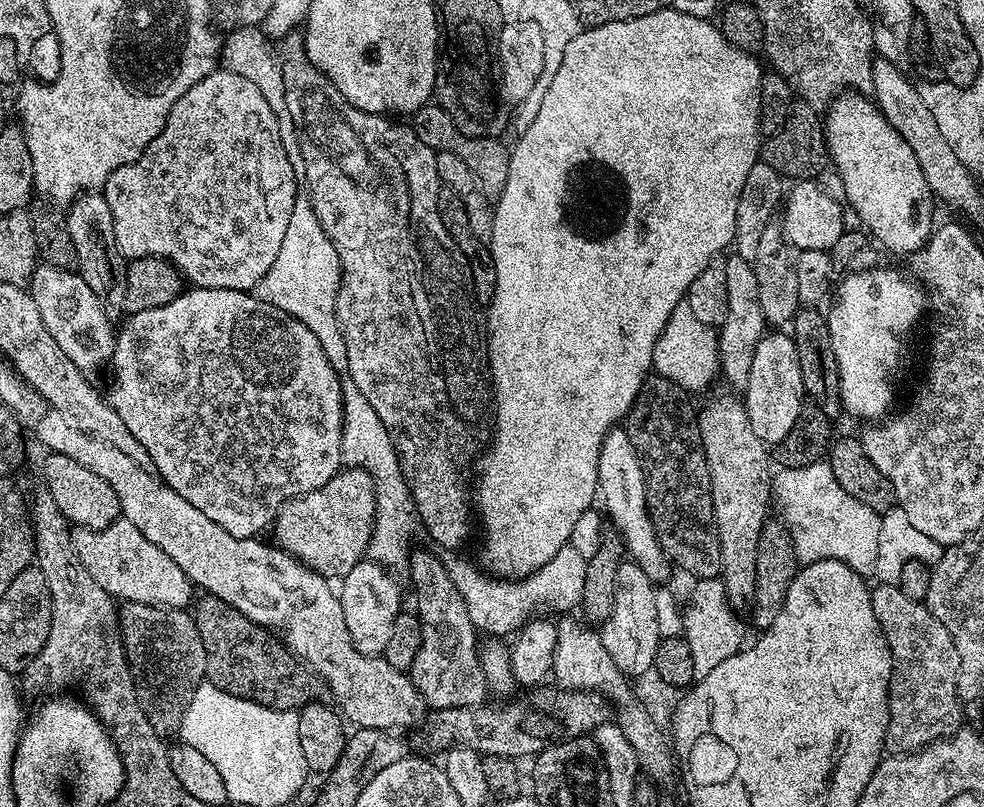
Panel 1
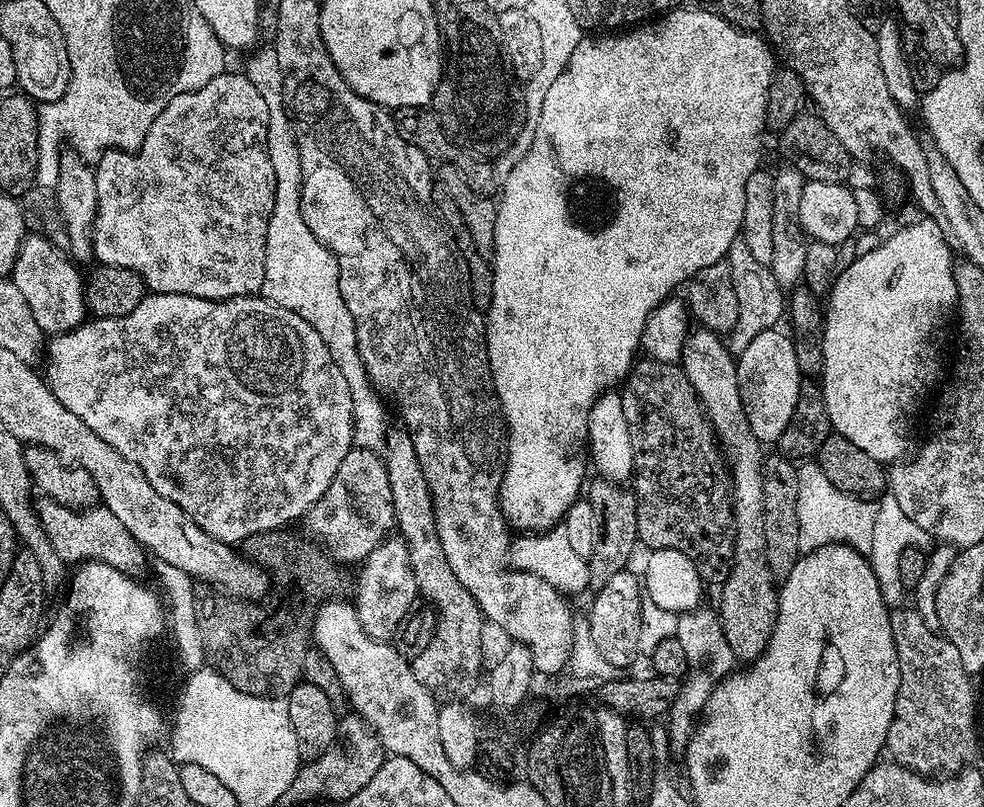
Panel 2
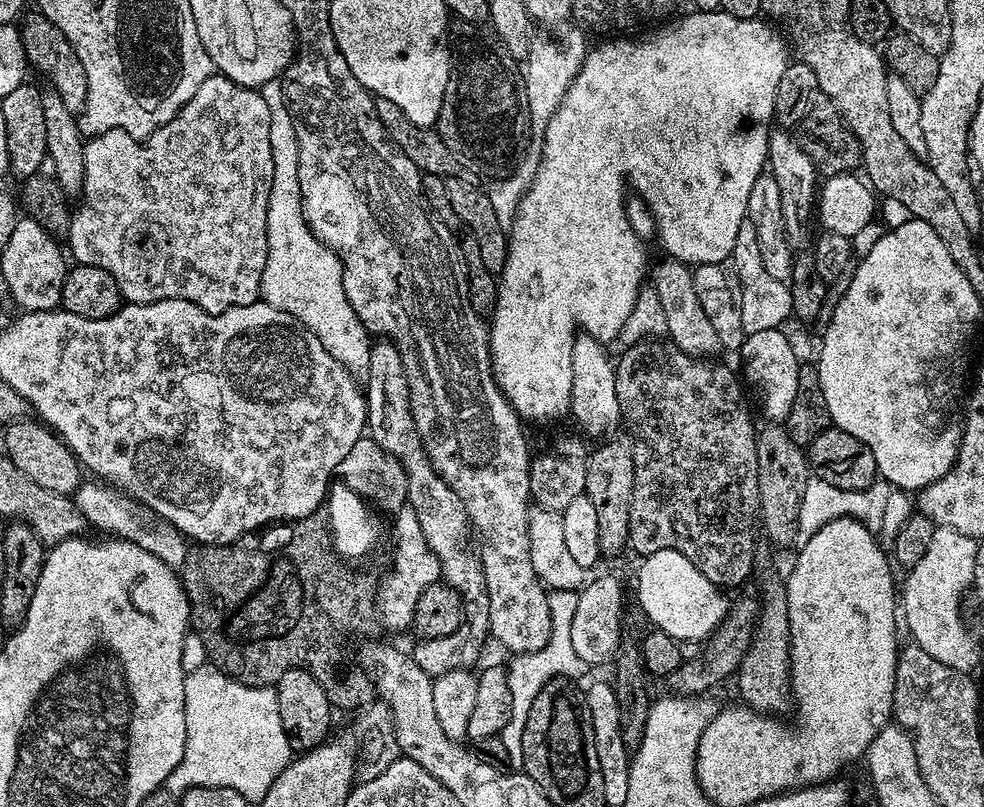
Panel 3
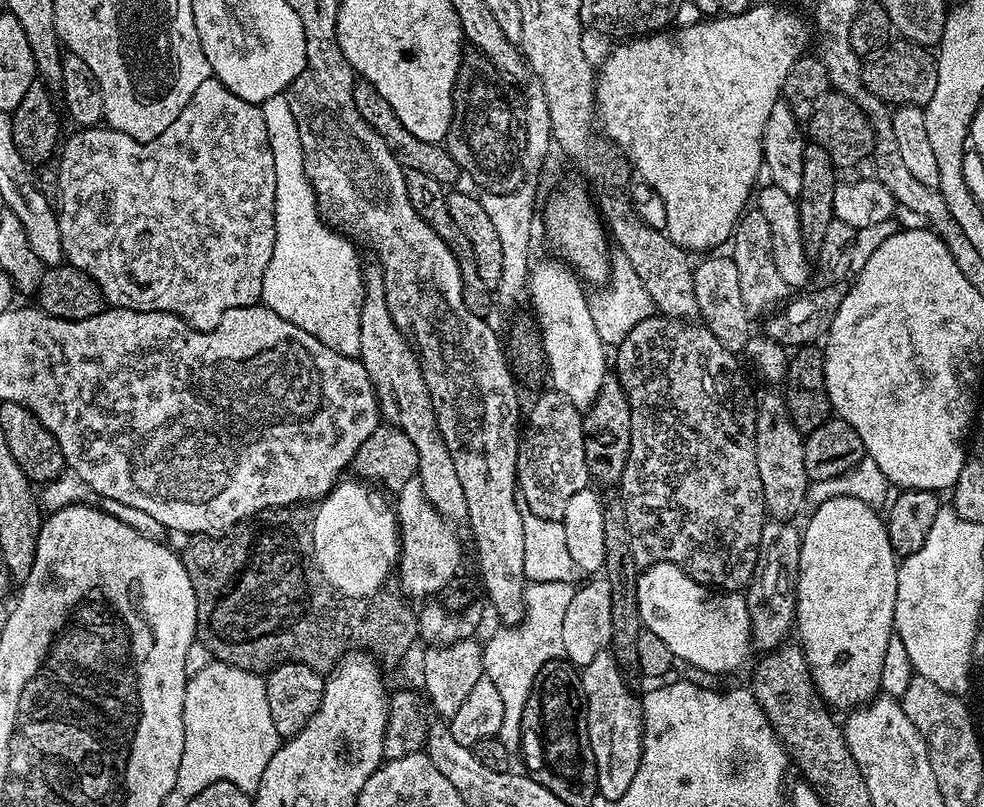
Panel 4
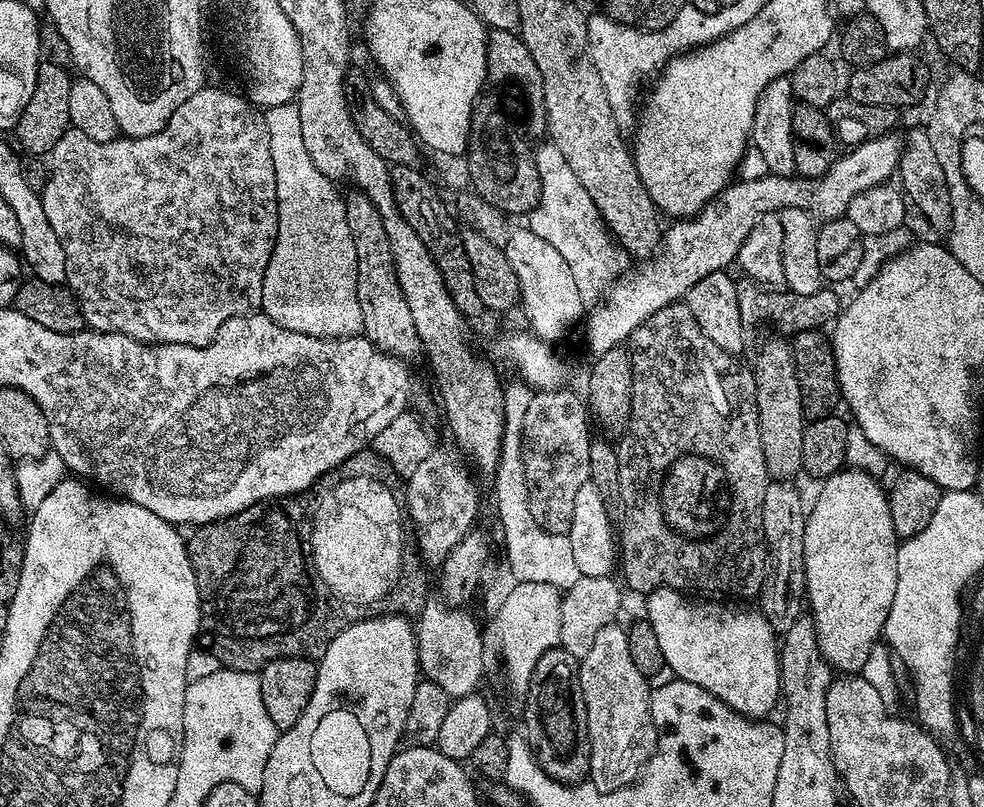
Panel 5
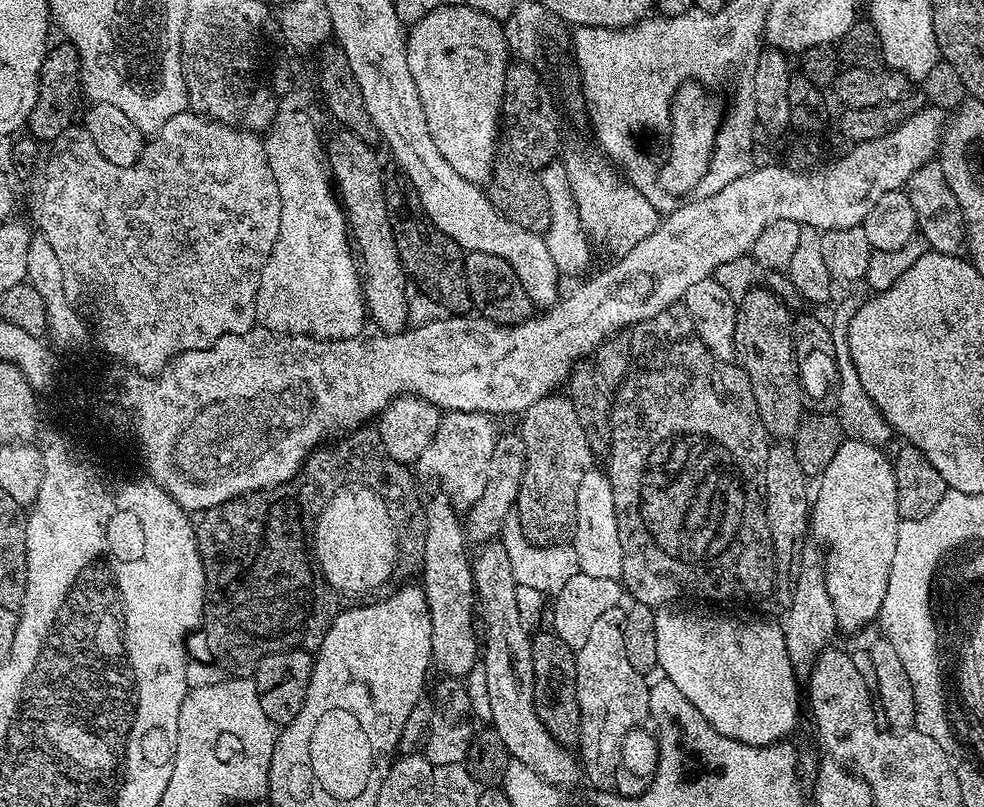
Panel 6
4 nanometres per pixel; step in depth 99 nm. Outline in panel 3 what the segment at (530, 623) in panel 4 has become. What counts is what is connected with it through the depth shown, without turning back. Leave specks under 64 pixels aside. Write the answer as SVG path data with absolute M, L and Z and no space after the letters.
M553 589L548 595L550 606L551 636L548 639L546 648L542 651L524 652L513 655L510 664L506 666L507 685L510 686L511 714L508 716L508 723L500 732L499 738L503 742L507 754L507 763L514 770L521 769L524 765L522 754L522 733L526 728L527 715L530 714L530 707L534 699L547 681L569 675L576 677L585 671L586 665L574 654L574 646L571 641L571 623L574 620L574 613L578 607L579 593L577 591L558 591Z

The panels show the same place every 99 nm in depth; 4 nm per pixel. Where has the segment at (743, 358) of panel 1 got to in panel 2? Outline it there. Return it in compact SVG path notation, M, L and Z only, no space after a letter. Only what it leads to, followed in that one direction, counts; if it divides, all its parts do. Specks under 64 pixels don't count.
M739 235L730 242L730 250L726 257L730 266L730 278L734 278L734 294L738 294L738 322L734 322L734 330L727 337L728 349L733 356L738 357L746 346L762 330L770 330L777 327L786 312L786 292L780 288L774 278L771 267L754 259L754 253L747 246L744 237Z

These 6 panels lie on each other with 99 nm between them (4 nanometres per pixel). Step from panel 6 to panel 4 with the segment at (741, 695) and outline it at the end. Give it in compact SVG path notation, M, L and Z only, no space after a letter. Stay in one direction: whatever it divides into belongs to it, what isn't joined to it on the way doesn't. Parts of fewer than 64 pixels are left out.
M652 564L650 567L643 569L636 578L636 593L638 594L638 610L640 611L640 623L647 631L658 634L666 646L670 646L673 657L677 661L685 660L692 668L697 668L700 672L736 672L748 660L748 655L753 655L754 645L752 642L752 609L748 606L747 595L740 592L726 592L713 590L706 584L700 584L690 574L686 574L684 569L678 564Z

